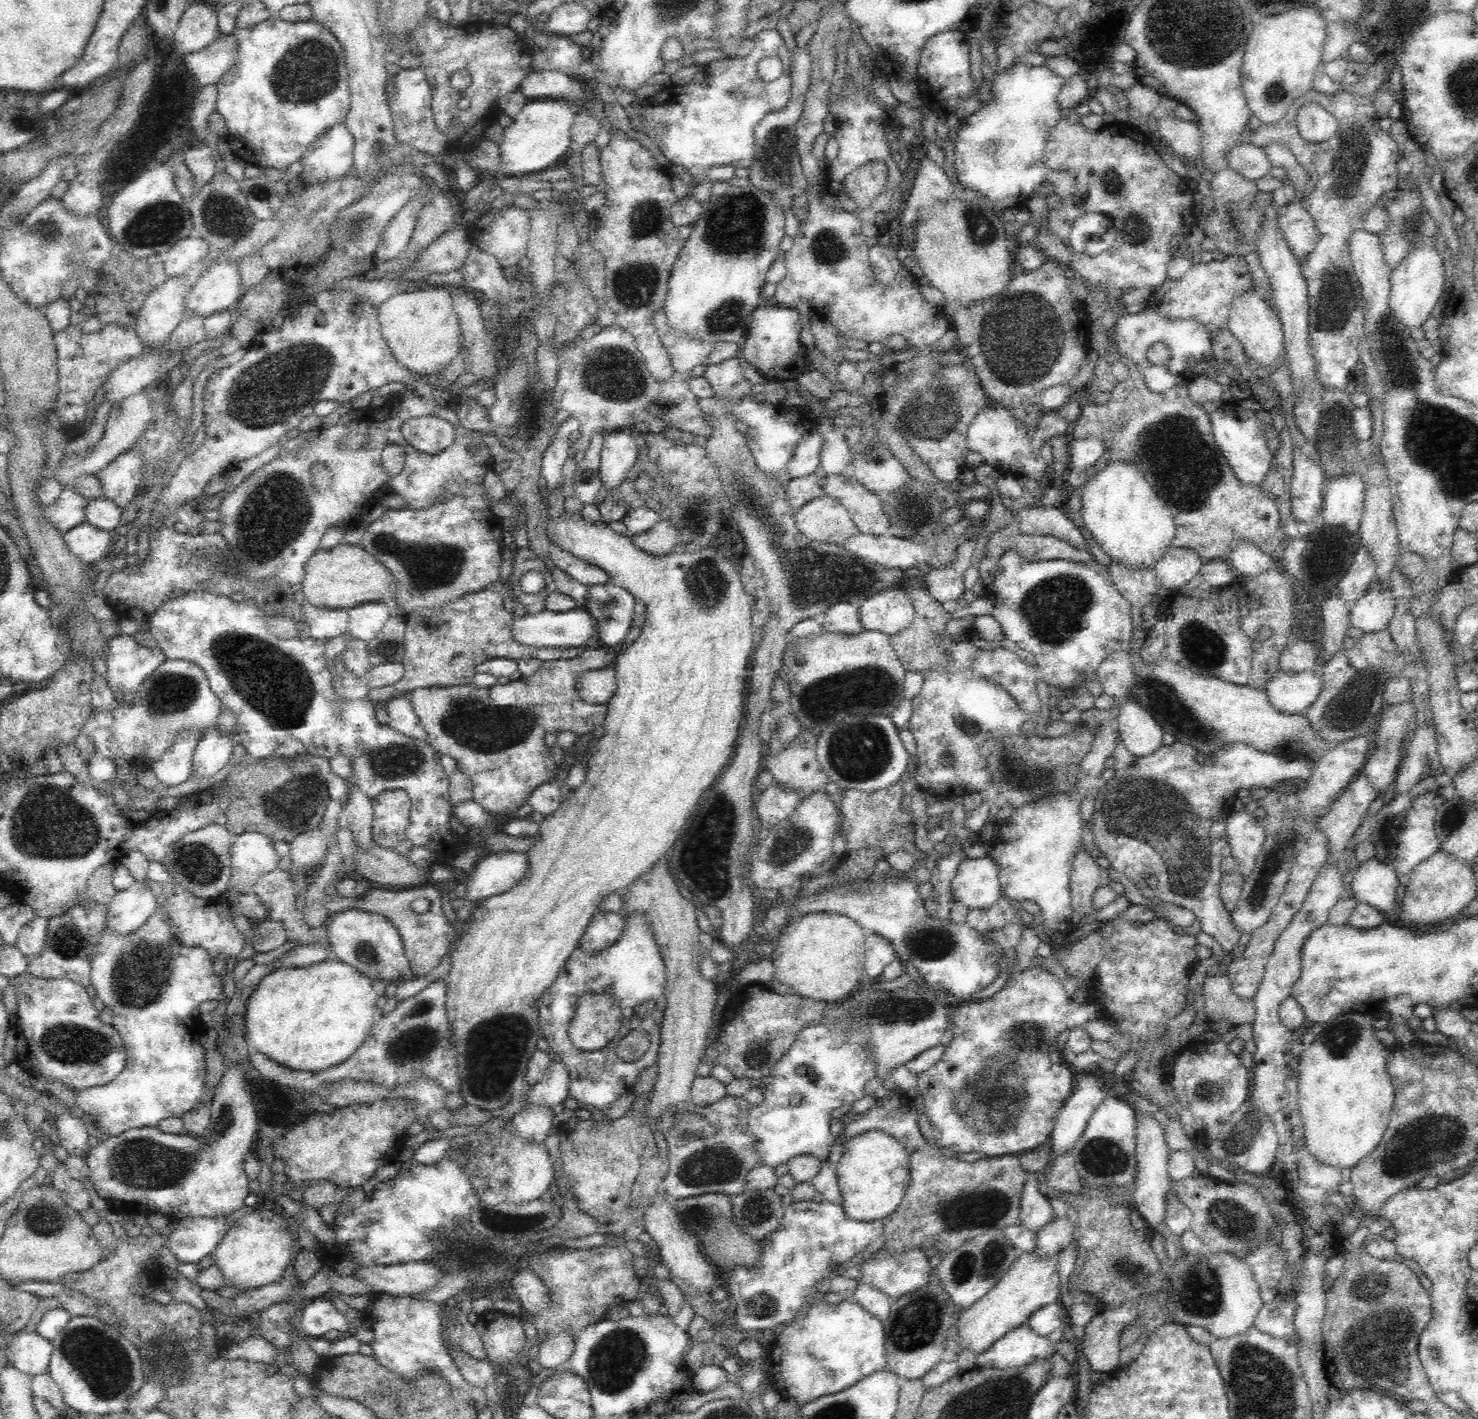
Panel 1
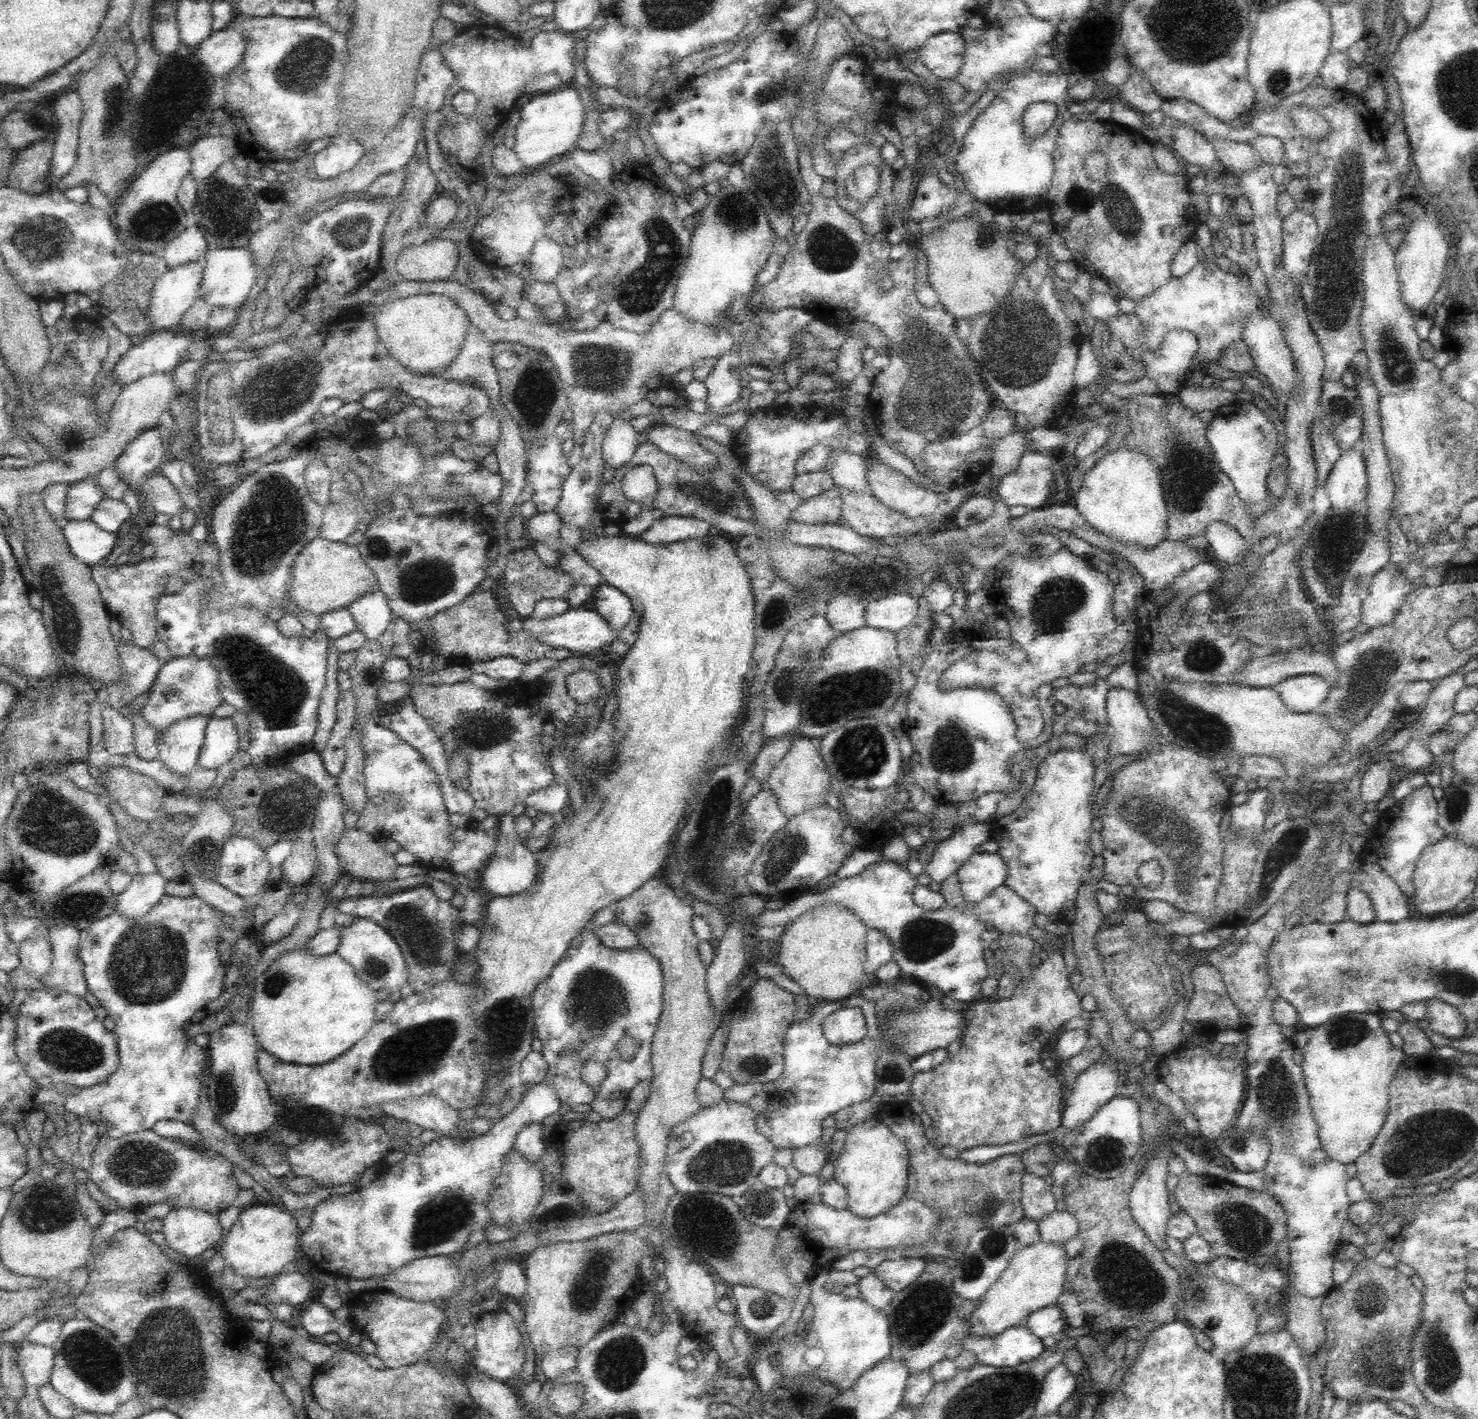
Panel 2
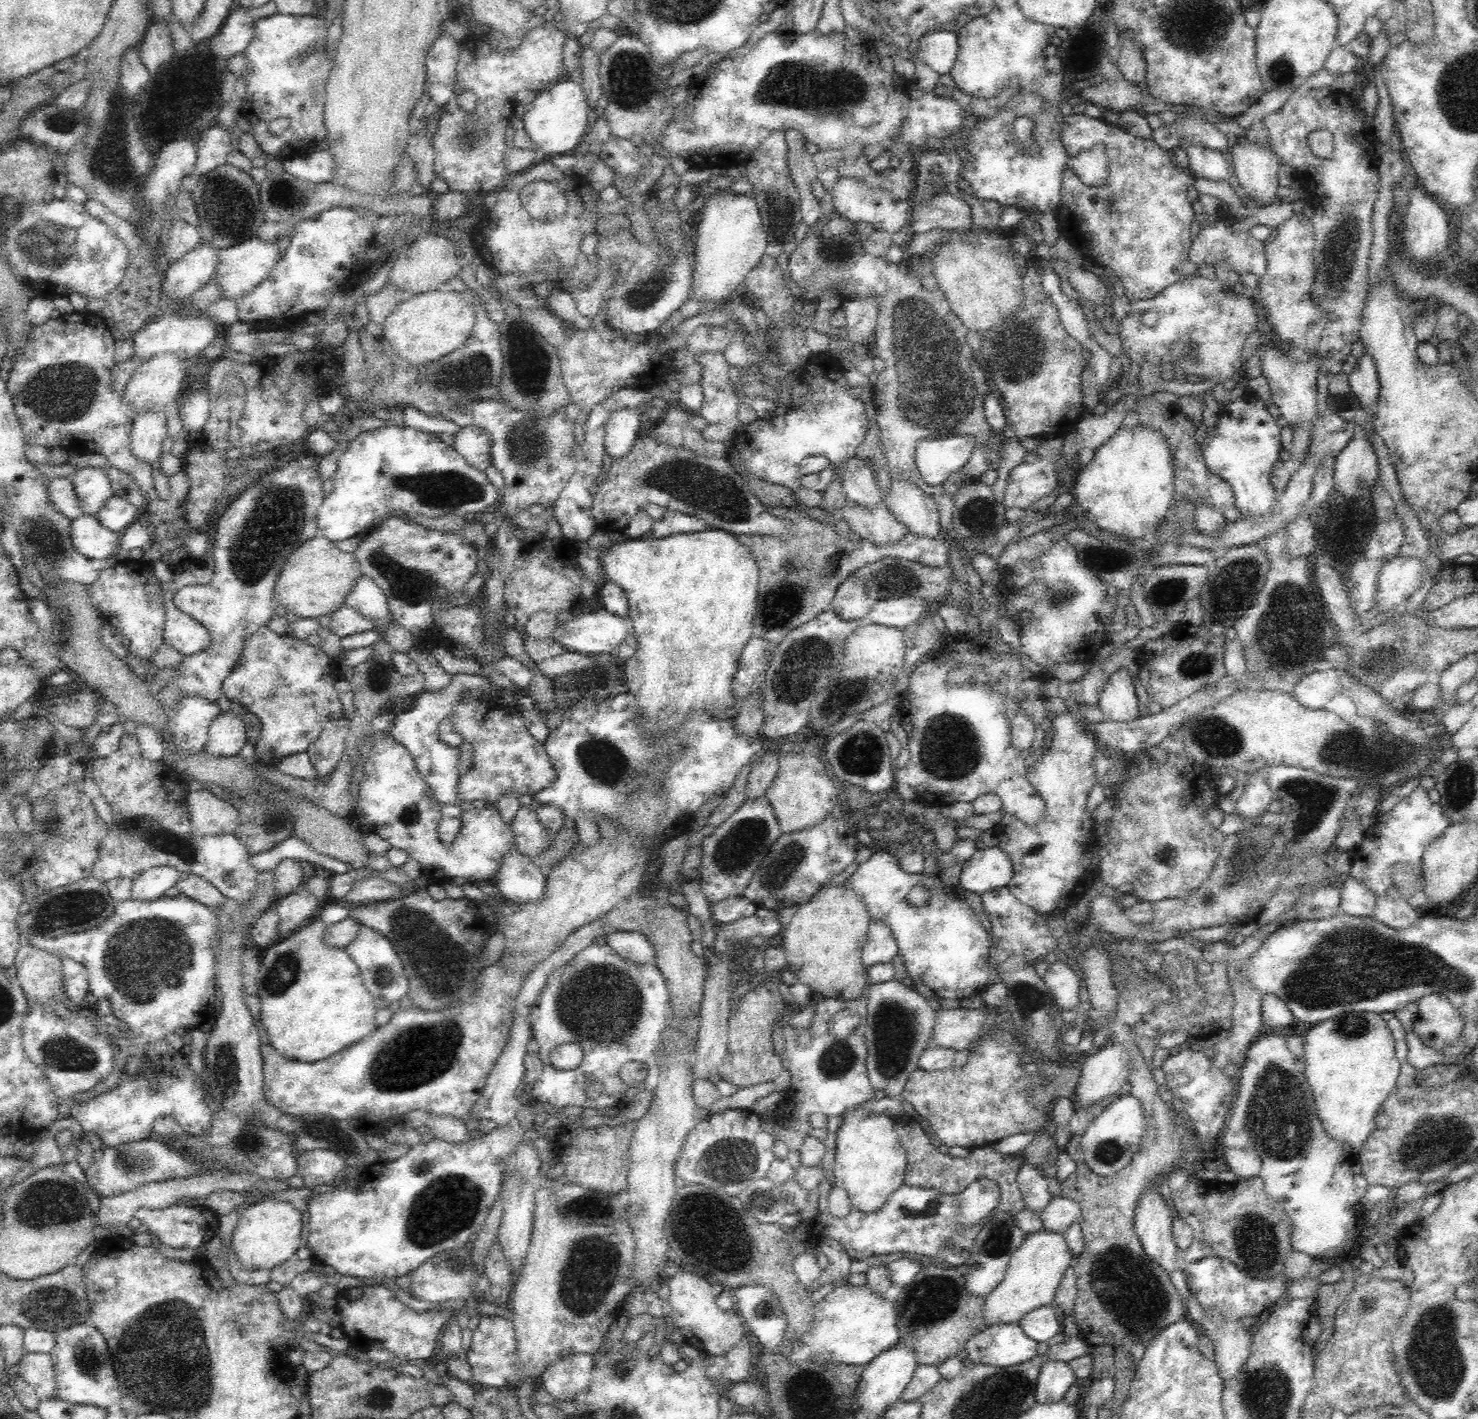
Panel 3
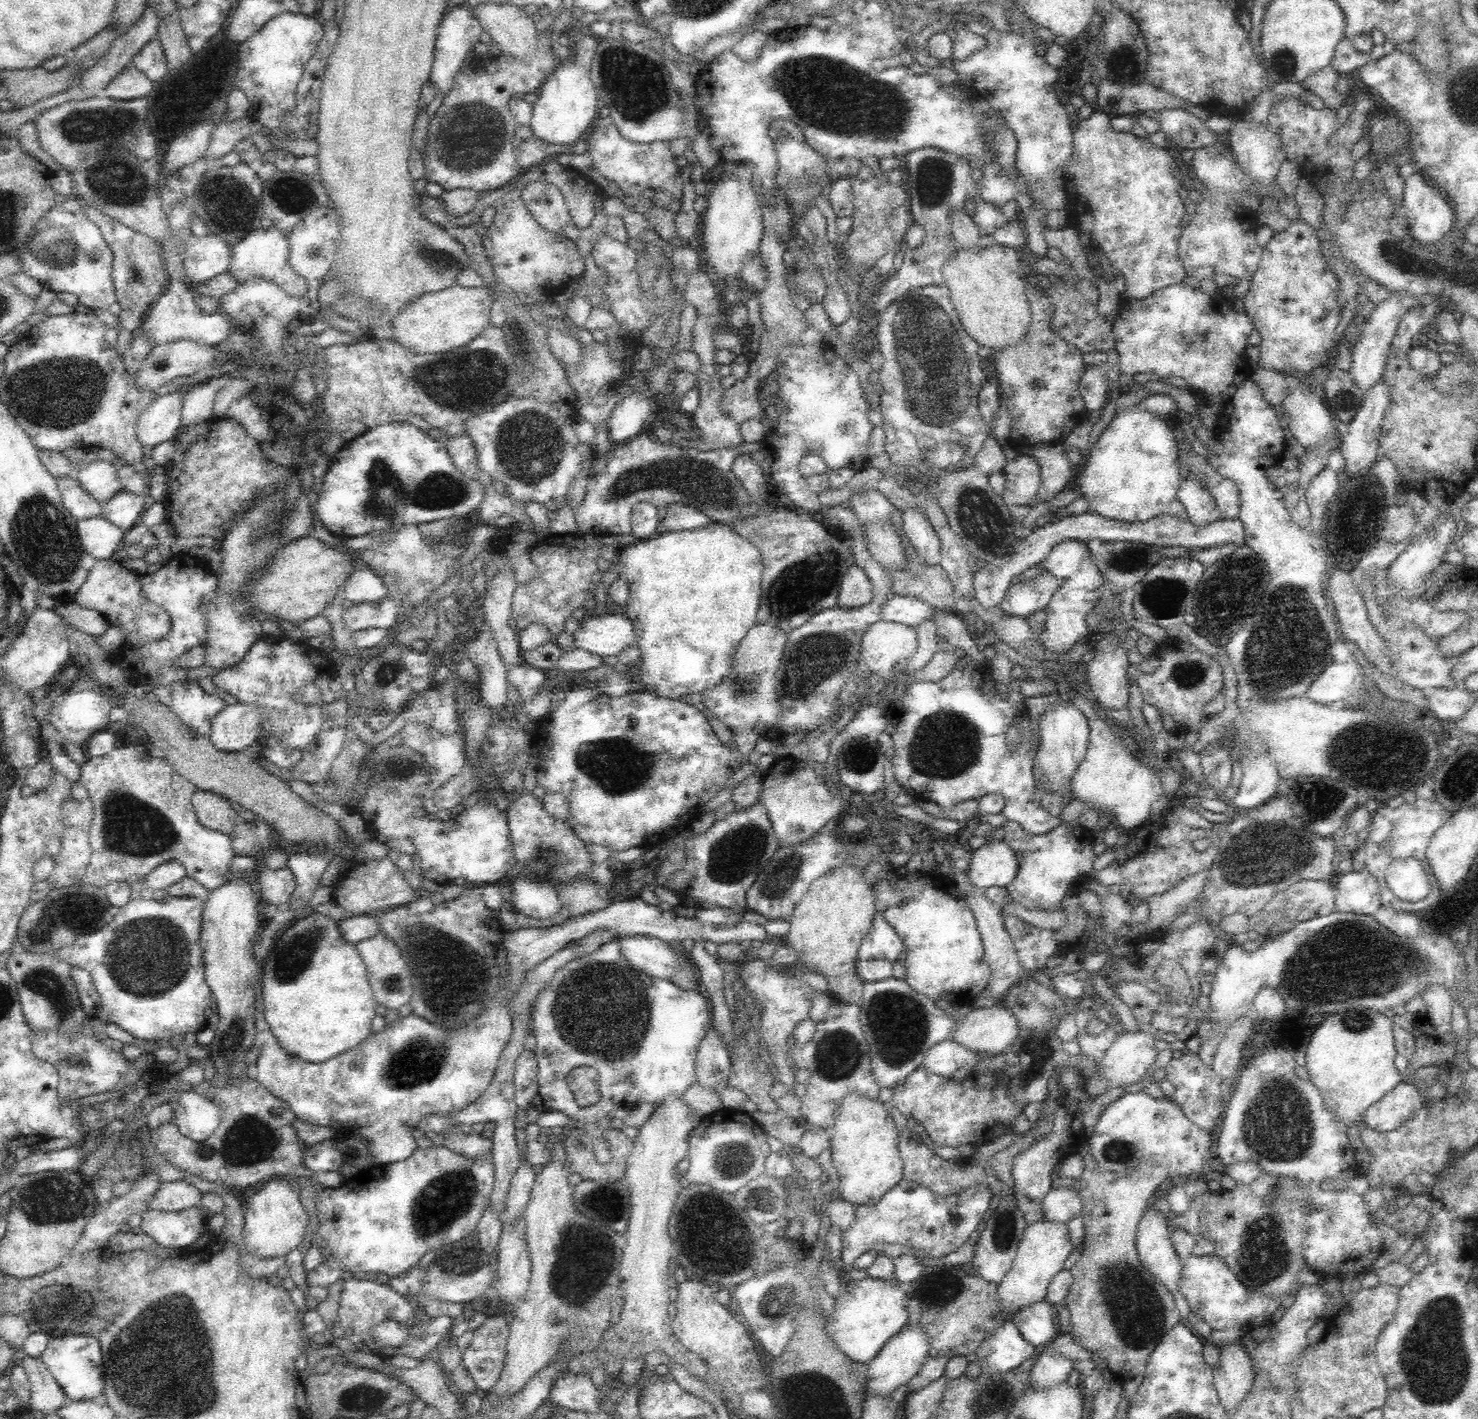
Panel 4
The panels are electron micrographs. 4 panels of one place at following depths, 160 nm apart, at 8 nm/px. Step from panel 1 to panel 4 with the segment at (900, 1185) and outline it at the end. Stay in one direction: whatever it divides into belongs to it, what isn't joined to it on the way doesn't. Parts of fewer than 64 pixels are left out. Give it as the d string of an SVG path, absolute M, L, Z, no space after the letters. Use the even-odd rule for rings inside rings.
M849 1092L838 1103L831 1127L830 1135L822 1128L810 1127L801 1138L797 1150L816 1159L824 1149L830 1148L839 1177L841 1198L857 1206L880 1202L882 1196L903 1178L903 1160L897 1147L899 1130L884 1103Z

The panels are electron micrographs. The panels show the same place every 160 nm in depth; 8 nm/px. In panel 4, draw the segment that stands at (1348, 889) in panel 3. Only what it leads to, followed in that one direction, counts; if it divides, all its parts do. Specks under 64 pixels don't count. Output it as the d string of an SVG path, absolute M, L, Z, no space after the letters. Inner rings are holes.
M1368 871L1341 874L1336 884L1336 911L1373 915L1382 905L1382 889Z

